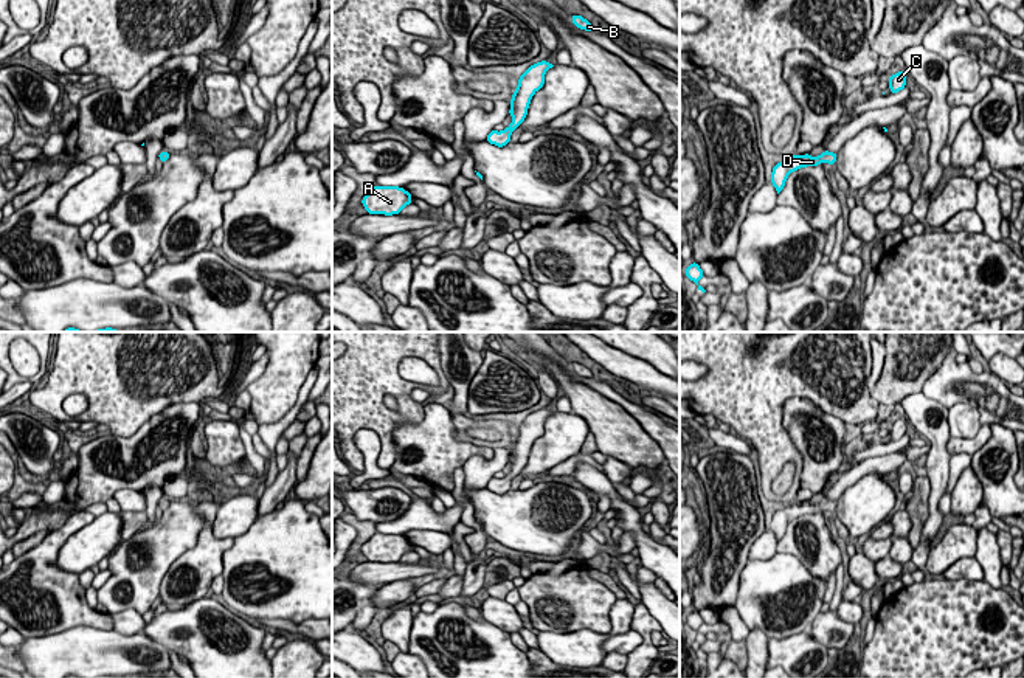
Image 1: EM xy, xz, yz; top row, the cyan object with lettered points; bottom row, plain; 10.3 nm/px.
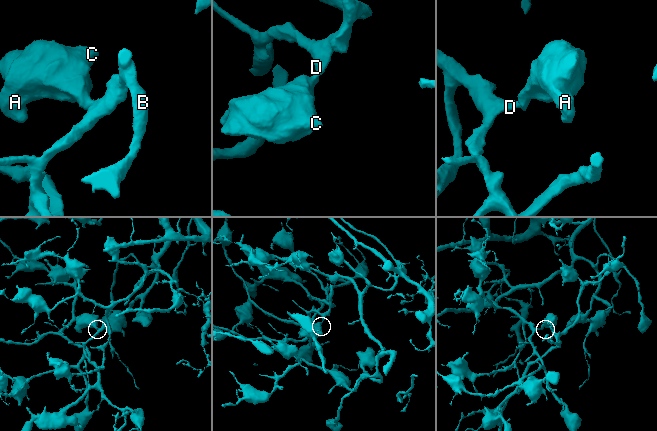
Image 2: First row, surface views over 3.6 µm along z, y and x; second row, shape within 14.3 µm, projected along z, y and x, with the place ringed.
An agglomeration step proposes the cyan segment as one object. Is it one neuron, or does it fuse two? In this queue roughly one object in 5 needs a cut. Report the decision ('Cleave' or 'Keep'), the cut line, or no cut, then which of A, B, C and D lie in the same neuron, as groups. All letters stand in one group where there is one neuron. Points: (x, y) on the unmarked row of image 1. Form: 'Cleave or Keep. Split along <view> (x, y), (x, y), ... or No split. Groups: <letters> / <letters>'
Keep. No split. Groups: A B C D

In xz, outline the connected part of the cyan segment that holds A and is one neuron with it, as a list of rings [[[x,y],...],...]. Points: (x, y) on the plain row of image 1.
[[[375,532],[363,546],[362,552],[369,562],[400,562],[402,555],[413,551],[411,541],[399,534]]]

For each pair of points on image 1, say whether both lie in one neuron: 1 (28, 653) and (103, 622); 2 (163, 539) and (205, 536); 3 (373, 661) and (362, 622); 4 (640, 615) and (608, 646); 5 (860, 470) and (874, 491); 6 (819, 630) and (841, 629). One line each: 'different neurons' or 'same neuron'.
1: different neurons
2: different neurons
3: different neurons
4: different neurons
5: different neurons
6: same neuron

